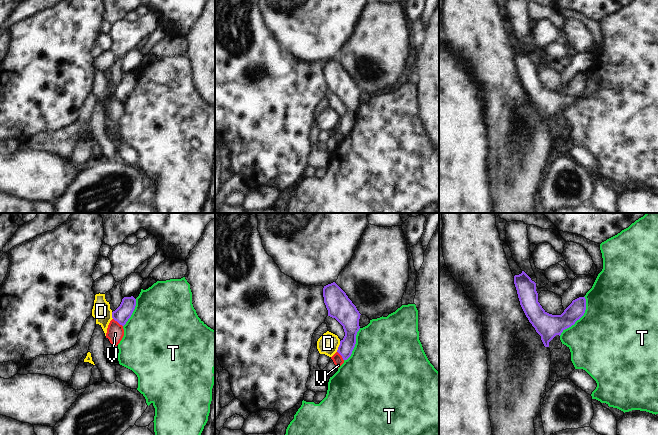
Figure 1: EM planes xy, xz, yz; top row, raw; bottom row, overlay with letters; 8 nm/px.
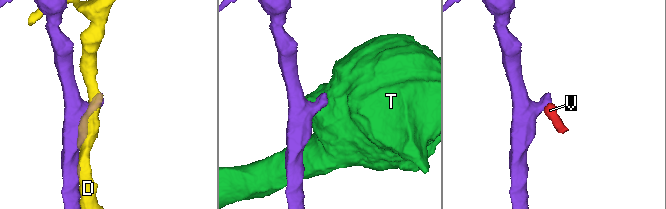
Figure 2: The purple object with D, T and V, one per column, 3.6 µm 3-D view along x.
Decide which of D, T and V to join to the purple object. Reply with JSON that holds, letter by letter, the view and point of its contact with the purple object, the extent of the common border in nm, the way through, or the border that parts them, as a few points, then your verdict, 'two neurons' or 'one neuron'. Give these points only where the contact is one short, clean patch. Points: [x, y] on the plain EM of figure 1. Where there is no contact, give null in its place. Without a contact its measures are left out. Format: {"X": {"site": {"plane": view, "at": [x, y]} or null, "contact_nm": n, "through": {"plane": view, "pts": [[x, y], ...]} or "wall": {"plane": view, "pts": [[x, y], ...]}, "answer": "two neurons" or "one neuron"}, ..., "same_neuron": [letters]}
{"D": {"site": {"plane": "xz", "at": [339, 122]}, "contact_nm": 90, "answer": "two neurons"}, "T": {"site": {"plane": "yz", "at": [580, 93]}, "contact_nm": 380, "wall": {"plane": "yz", "pts": [[584, 72], [585, 88], [559, 111]]}, "answer": "two neurons"}, "V": {"site": {"plane": "xy", "at": [118, 98]}, "contact_nm": 100, "wall": {"plane": "xy", "pts": [[113, 94], [122, 102]]}, "answer": "two neurons"}, "same_neuron": []}

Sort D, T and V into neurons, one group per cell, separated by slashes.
D / T / V

